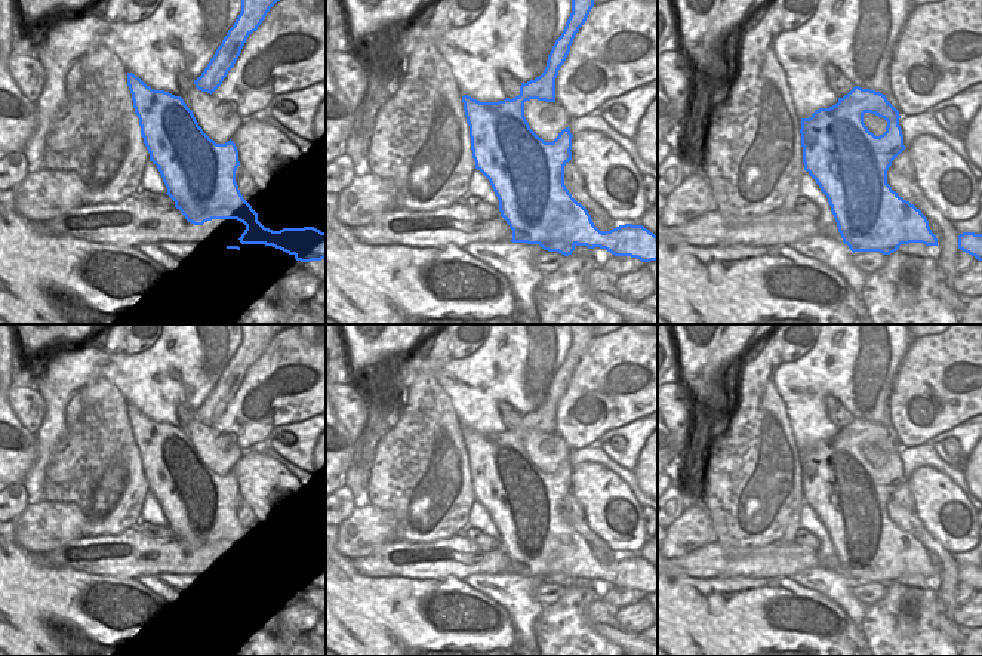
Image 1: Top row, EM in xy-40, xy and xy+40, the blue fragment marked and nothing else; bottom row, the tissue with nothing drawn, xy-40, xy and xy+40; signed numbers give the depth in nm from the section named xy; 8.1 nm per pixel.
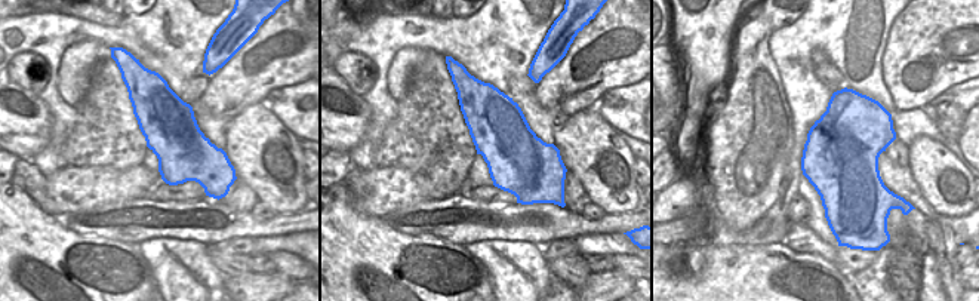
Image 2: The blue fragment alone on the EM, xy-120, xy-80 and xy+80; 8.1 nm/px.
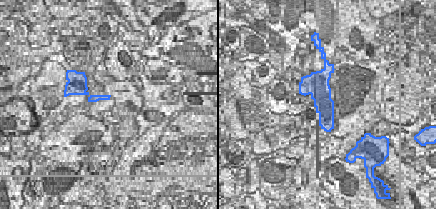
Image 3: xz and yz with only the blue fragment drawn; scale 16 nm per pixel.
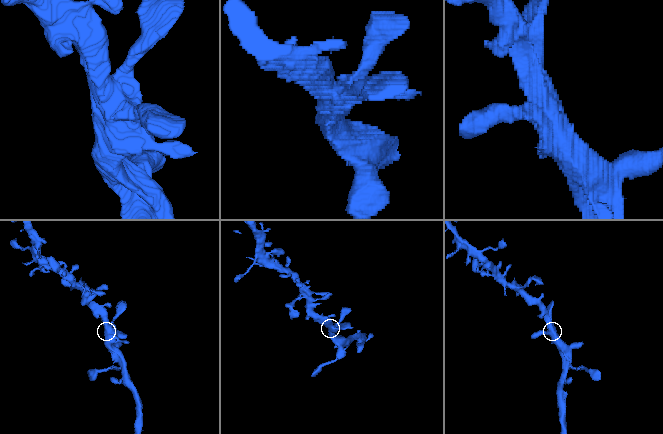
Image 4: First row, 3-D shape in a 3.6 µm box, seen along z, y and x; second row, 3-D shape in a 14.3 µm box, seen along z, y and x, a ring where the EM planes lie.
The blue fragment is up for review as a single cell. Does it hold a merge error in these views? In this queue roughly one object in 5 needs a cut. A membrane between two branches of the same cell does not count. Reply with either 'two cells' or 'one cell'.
one cell

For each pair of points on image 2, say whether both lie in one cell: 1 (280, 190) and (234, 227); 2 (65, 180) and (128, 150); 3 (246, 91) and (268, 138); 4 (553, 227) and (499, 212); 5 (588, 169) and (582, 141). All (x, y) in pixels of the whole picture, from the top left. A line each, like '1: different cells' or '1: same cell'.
1: different cells
2: different cells
3: different cells
4: same cell
5: same cell

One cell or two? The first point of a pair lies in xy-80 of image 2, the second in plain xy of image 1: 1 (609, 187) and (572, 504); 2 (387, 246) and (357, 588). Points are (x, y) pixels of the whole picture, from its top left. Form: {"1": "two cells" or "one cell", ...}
{"1": "two cells", "2": "one cell"}

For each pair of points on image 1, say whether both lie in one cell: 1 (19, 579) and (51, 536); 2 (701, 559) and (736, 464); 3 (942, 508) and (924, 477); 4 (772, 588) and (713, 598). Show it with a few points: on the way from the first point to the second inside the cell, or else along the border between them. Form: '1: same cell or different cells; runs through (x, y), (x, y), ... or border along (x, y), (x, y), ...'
1: different cells; border along (15, 541), (31, 556)
2: different cells; border along (716, 541), (725, 545), (750, 547)
3: same cell; runs through (938, 501), (926, 484)
4: same cell; runs through (757, 603), (727, 603)

